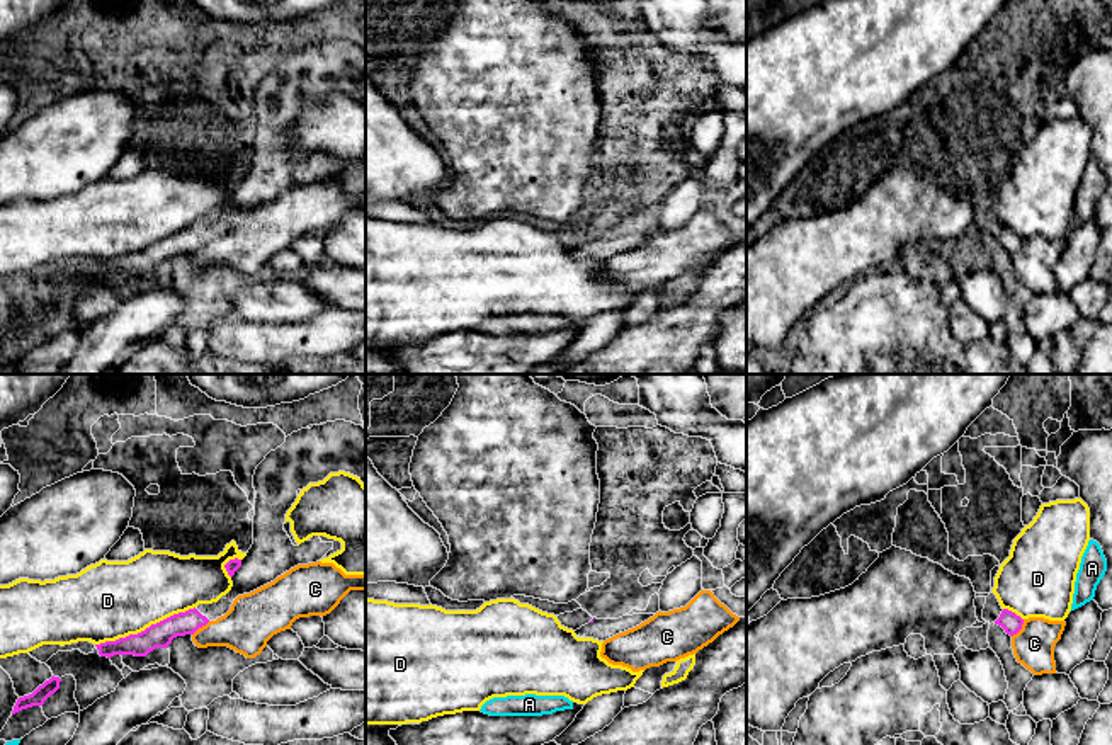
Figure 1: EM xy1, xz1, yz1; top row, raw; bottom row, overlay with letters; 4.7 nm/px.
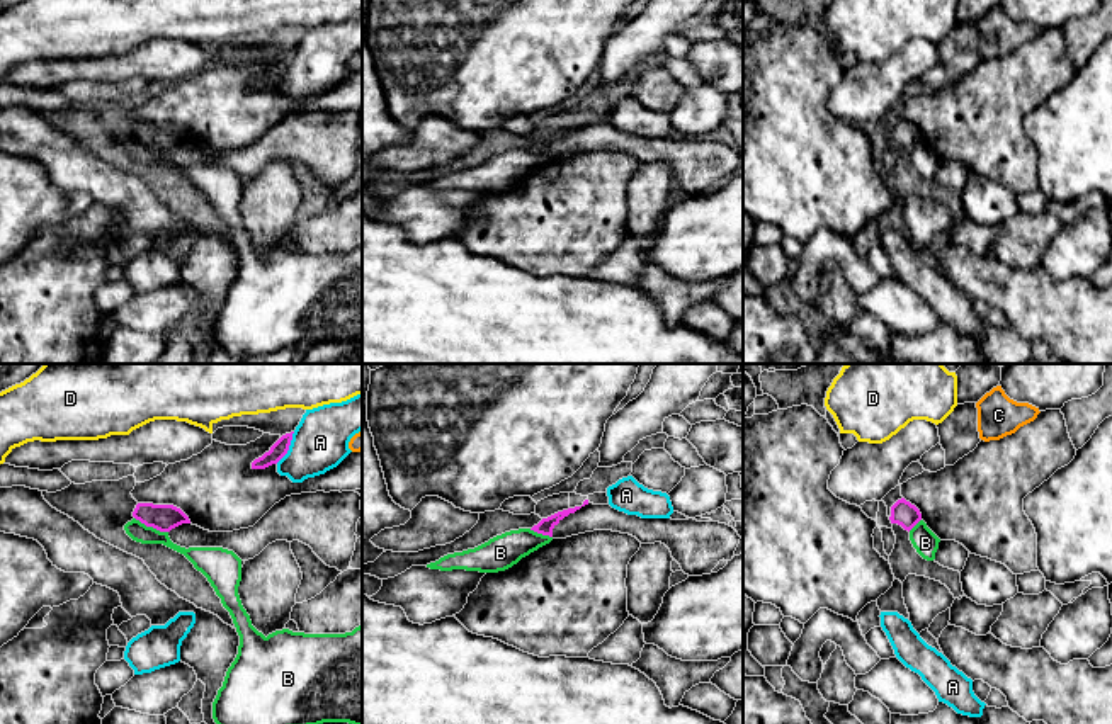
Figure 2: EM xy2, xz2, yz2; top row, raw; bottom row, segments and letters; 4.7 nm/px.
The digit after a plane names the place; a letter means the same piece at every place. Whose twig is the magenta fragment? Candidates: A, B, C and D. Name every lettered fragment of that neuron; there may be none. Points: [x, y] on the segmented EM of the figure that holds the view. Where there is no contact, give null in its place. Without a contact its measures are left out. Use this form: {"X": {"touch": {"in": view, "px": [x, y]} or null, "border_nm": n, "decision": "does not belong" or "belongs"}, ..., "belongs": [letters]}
{"A": {"touch": {"in": "xy2", "px": [288, 447]}, "border_nm": 180, "decision": "does not belong"}, "B": {"touch": {"in": "xy2", "px": [152, 526]}, "border_nm": 180, "decision": "does not belong"}, "C": {"touch": {"in": "yz1", "px": [1021, 628]}, "border_nm": 110, "decision": "does not belong"}, "D": {"touch": {"in": "xy1", "px": [147, 628]}, "border_nm": 500, "decision": "does not belong"}, "belongs": []}

